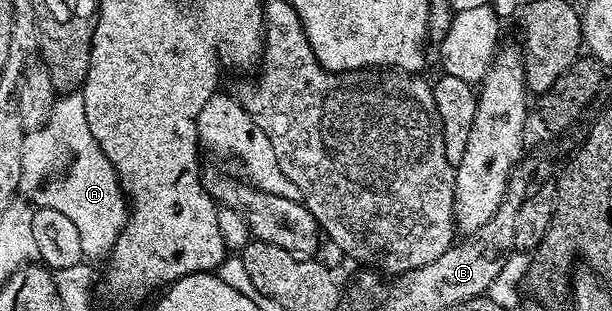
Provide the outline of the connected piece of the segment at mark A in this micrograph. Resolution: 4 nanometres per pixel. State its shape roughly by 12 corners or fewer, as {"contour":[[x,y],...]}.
{"contour":[[80,90],[25,132],[20,194],[106,254],[130,200]]}

